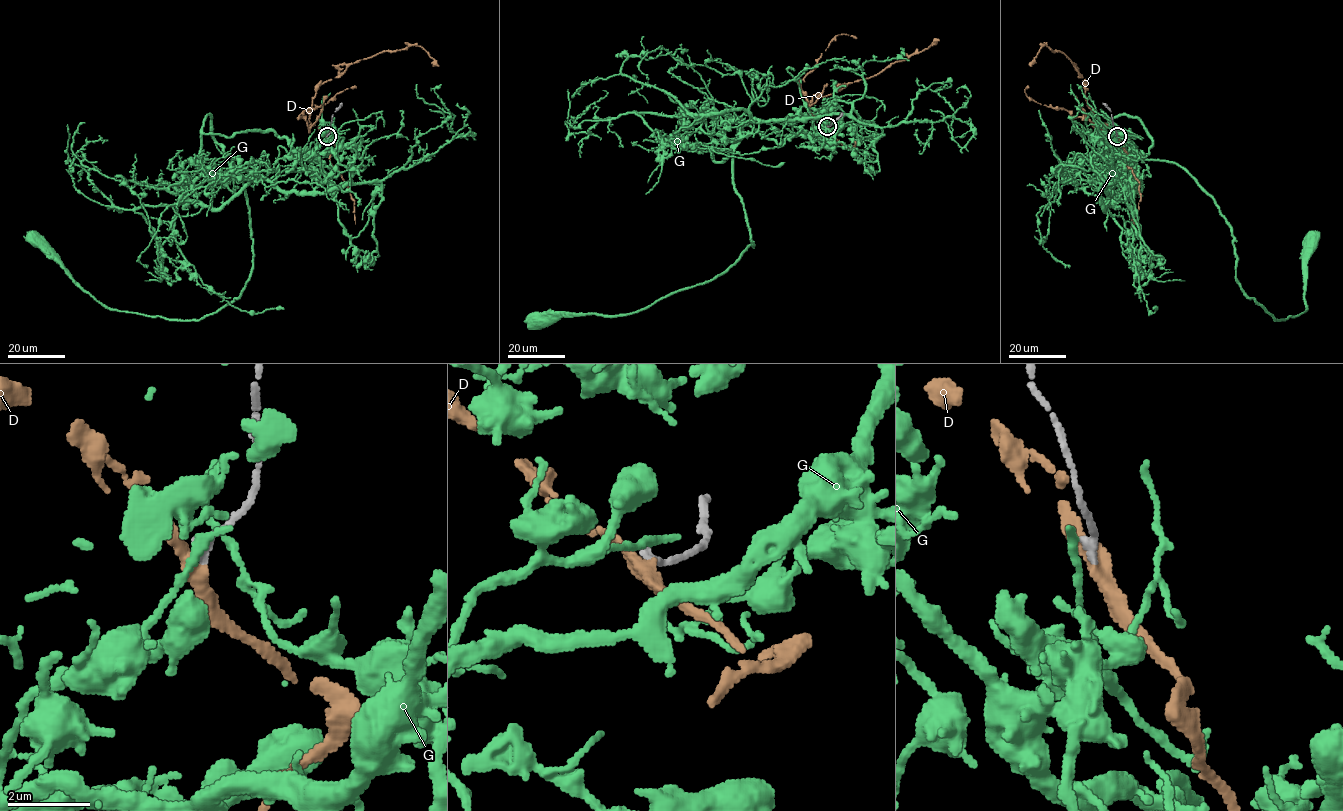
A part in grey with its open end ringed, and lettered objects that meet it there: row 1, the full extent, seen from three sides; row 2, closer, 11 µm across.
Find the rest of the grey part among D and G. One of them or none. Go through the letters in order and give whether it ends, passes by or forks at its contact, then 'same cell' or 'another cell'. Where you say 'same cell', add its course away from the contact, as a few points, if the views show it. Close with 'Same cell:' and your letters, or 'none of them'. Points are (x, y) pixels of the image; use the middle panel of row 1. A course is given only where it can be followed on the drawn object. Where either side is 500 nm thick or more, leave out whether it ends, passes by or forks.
D: it passes by | same cell | via (827, 126), (809, 109), (813, 96), (825, 96), (851, 82), (870, 78), (939, 40)
G: it ends | another cell
Same cell: D

